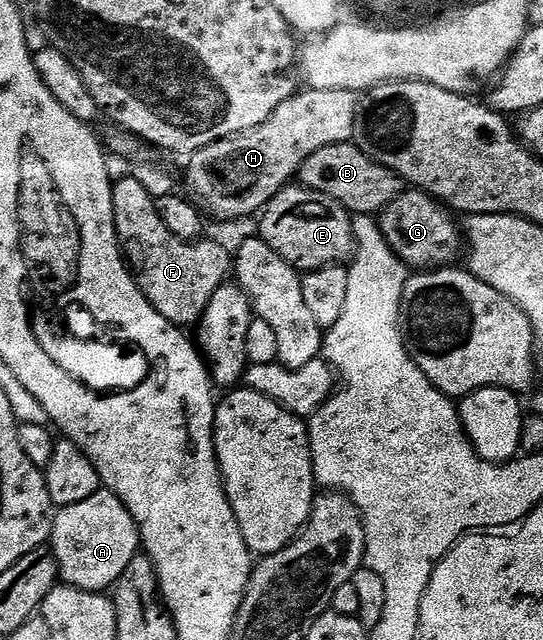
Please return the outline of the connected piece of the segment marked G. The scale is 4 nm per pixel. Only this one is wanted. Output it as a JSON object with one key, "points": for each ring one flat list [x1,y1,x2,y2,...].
{"points":[[404,191,378,214,379,229,389,247,404,265,415,271,430,271,450,266,461,249,461,229,455,226,452,210,422,191]]}

